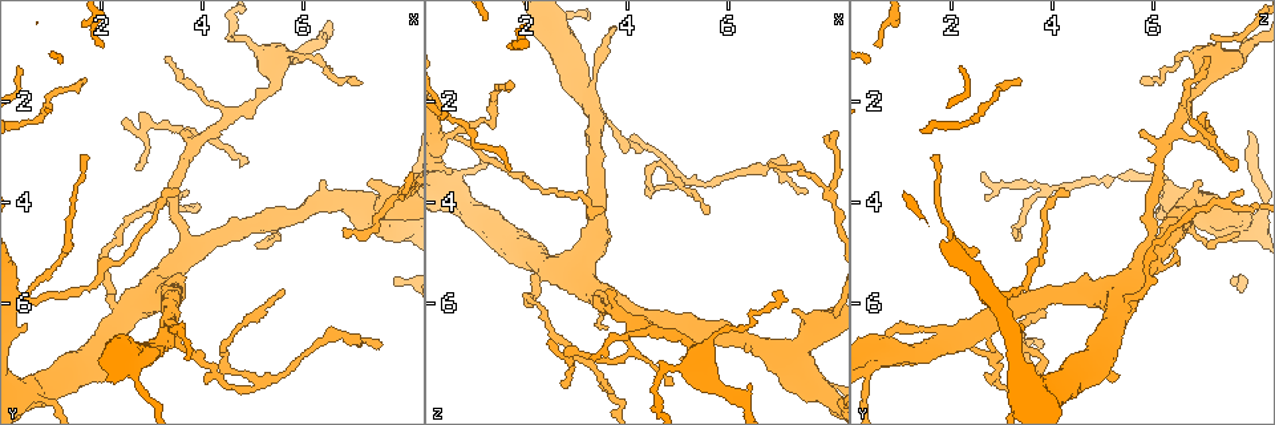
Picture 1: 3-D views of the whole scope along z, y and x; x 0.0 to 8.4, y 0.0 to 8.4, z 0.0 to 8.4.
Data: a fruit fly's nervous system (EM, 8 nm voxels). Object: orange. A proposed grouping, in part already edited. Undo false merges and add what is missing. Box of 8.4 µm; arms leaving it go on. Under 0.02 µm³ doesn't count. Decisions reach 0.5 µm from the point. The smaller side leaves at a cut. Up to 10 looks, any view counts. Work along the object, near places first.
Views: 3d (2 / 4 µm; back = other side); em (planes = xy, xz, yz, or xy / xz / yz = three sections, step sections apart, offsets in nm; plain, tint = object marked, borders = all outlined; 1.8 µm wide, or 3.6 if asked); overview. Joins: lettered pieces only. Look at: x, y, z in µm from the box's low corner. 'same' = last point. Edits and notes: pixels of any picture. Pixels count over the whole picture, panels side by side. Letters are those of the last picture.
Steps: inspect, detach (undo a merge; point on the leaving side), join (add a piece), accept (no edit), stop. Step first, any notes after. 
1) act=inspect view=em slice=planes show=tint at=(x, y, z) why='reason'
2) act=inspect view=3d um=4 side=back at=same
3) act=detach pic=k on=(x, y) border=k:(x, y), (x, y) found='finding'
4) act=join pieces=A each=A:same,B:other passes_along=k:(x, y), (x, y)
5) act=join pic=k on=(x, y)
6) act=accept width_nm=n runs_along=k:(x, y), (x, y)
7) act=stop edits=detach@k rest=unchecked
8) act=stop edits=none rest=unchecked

act=inspect view=em slice=xy step=4 show=tint at=(3.65, 7.10, 0.60) why='thin end'

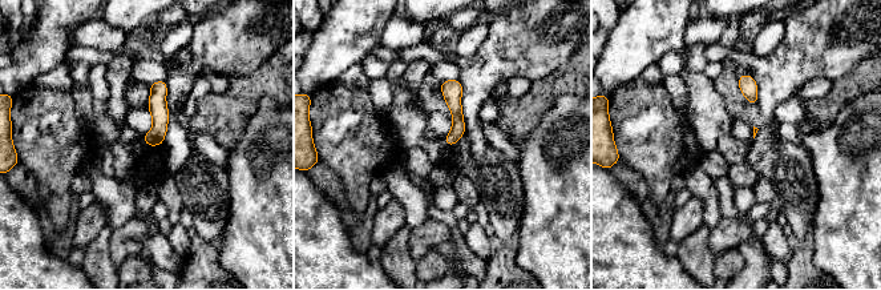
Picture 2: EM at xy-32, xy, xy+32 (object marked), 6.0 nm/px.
act=inspect view=em slice=yz step=4 show=borders at=same why='another direction'

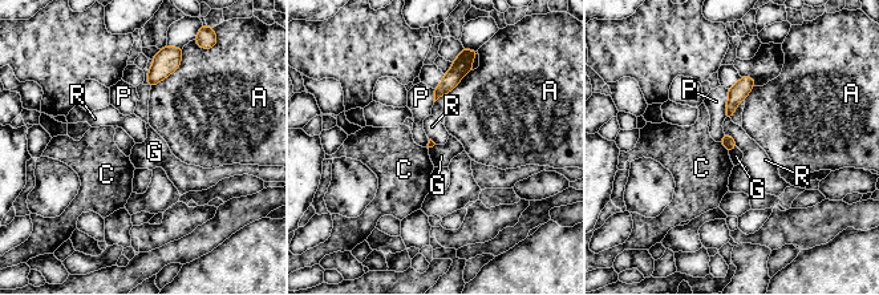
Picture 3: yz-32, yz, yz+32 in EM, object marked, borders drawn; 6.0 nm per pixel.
act=accept each=A:other,C:other,G:other,P:other,R:other found='none of them fits'

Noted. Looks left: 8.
act=inspect view=em slice=planes show=borders at=(3.35, 4.85, 6.45) why='branch stops here'

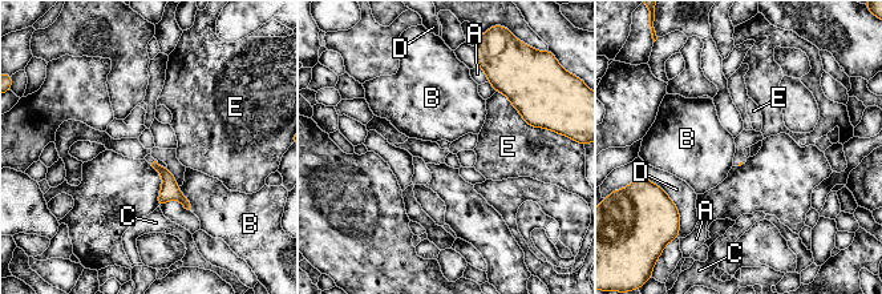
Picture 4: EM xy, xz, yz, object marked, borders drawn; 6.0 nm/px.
act=accept each=A:other,B:other,C:other,D:other,E:other border=4:(178, 186), (193, 212) found='none of them fits'

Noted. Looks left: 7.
act=inspect view=em um=3.6 slice=yz step=16 show=borders at=(5.10, 7.65, 3.55) why='arms part here'

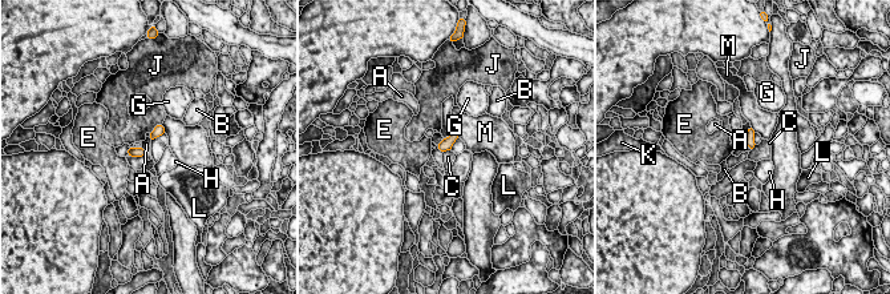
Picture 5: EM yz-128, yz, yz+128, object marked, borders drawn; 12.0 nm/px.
act=accept each=A:other,B:other,C:other,E:other,G:other,H:other,J:other,K:other,L:other,M:other border=5:(144, 154), (132, 157) found='one neuron here'

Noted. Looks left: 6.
act=inspect view=3d um=2 at=(0.75, 5.60, 2.50) why='sudden change in width'

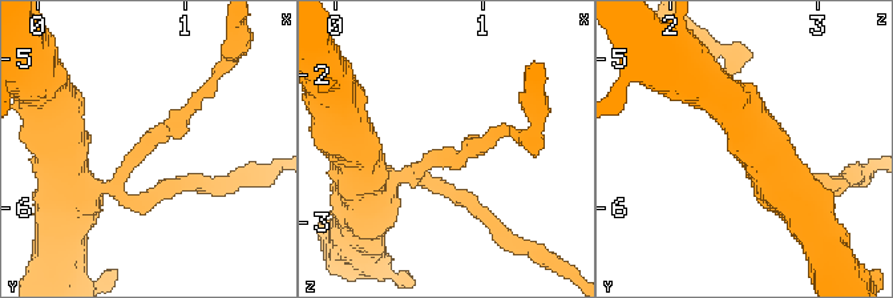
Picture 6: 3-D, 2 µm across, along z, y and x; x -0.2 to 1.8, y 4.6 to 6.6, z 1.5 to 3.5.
act=inspect view=em slice=planes show=tint at=(0.70, 5.64, 2.56) arms=3

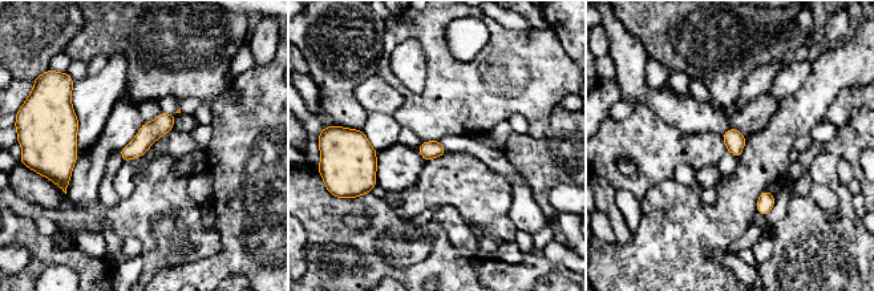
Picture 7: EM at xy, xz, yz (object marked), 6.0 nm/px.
act=inspect view=em slice=planes show=borders at=same why='see the neighbours'

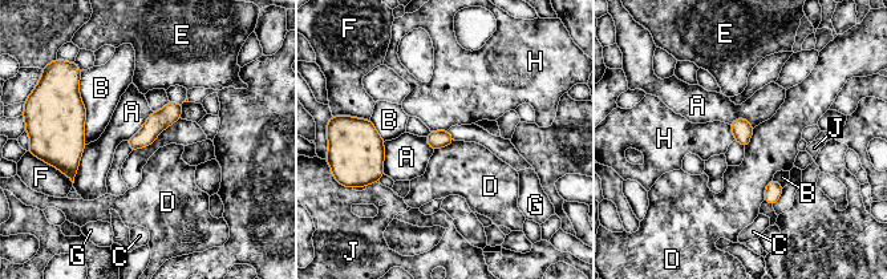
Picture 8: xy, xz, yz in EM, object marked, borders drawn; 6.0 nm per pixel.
act=accept width_nm=110 each=A:other,B:other,C:other,D:other,E:other,F:other,G:other,H:other,J:other runs_along=8:(178, 106), (133, 146) found='all the same neuron'

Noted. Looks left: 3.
act=stop edits=none rest=unchecked

